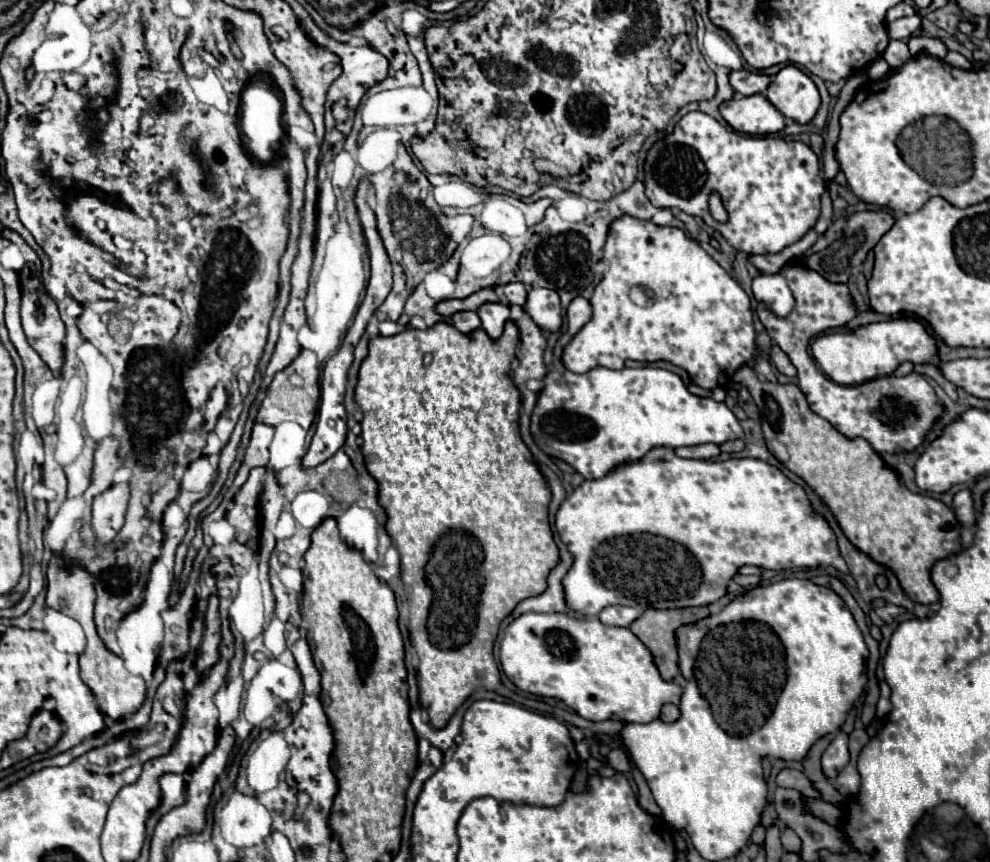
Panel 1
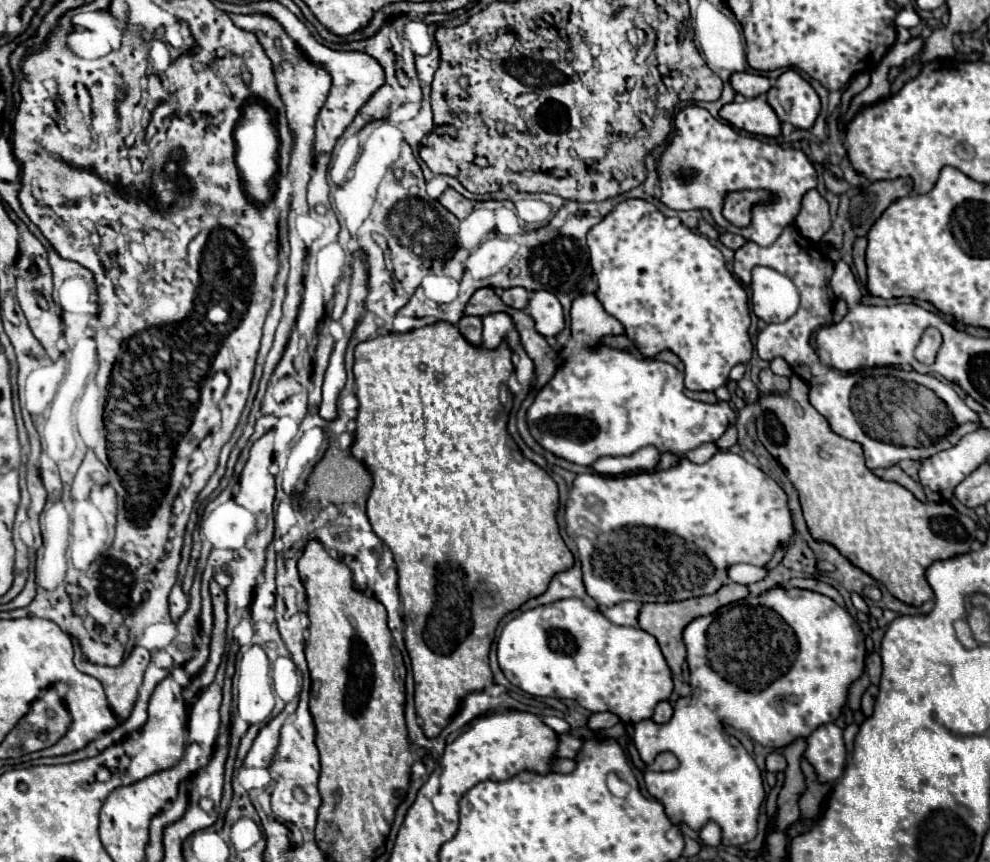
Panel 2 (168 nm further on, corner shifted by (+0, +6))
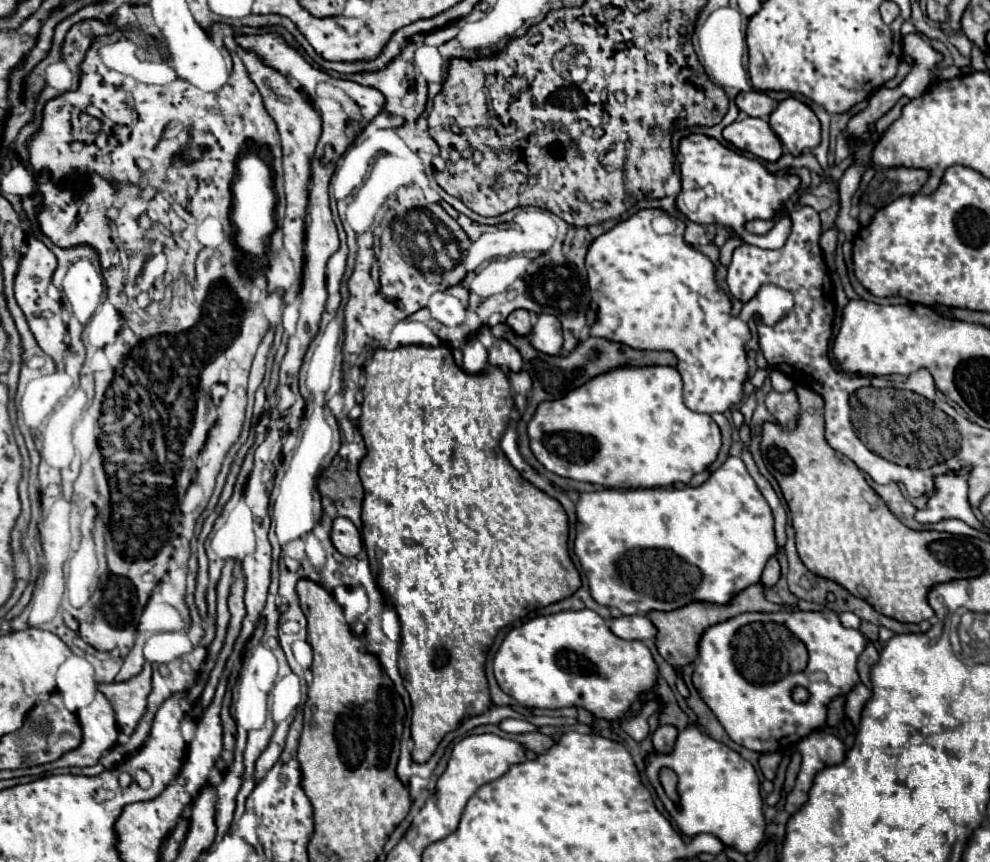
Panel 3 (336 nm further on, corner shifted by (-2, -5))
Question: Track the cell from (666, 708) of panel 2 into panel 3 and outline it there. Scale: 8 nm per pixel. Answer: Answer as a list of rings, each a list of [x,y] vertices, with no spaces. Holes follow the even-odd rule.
[[[661,725],[657,727],[657,731],[653,733],[653,745],[655,745],[655,751],[659,753],[669,753],[673,743],[677,739],[677,729],[673,725]]]

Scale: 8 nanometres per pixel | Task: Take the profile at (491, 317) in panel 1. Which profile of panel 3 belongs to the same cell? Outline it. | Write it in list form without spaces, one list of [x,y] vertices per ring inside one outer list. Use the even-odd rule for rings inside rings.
[[[497,339],[489,349],[489,365],[505,367],[509,371],[521,371],[523,361],[519,351],[507,339]]]

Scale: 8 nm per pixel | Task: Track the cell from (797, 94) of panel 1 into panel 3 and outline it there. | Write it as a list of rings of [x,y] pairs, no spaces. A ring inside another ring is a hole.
[[[787,97],[777,105],[769,115],[769,125],[793,155],[799,155],[803,149],[813,149],[821,141],[821,123],[817,115],[795,97]]]

